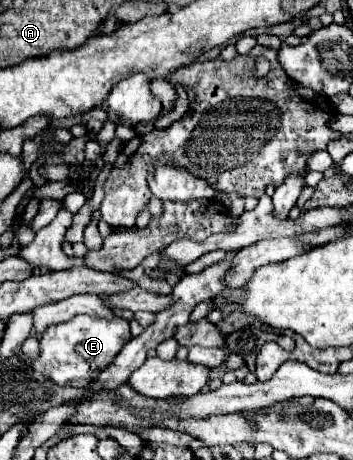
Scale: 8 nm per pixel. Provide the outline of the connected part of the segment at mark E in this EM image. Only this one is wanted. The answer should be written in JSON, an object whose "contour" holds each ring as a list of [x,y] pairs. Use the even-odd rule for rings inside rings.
{"contour":[[[77,315],[65,323],[59,325],[51,325],[47,327],[47,331],[43,333],[41,341],[39,341],[39,357],[35,361],[31,361],[31,367],[39,373],[43,373],[47,379],[51,379],[55,385],[71,385],[71,387],[85,387],[91,379],[95,379],[99,375],[99,371],[103,367],[107,367],[115,355],[121,351],[121,347],[131,339],[130,323],[125,319],[115,317],[111,321],[107,319],[91,319],[89,315]]]}

